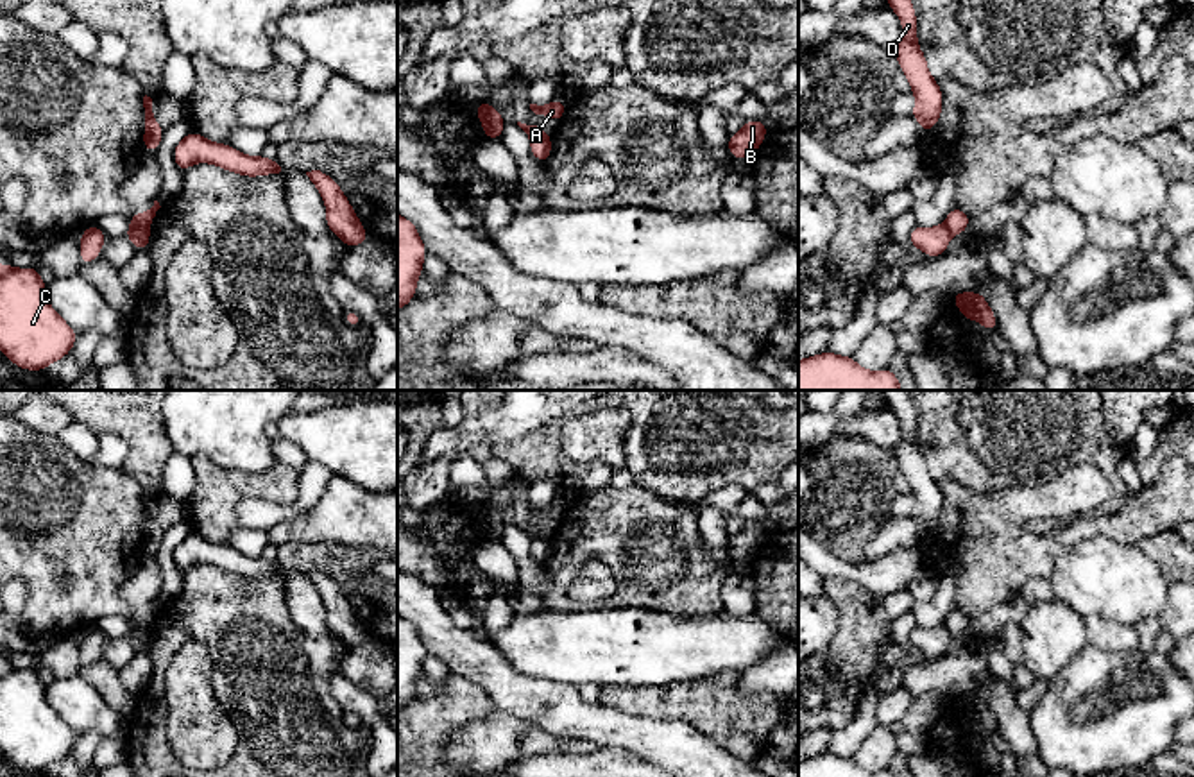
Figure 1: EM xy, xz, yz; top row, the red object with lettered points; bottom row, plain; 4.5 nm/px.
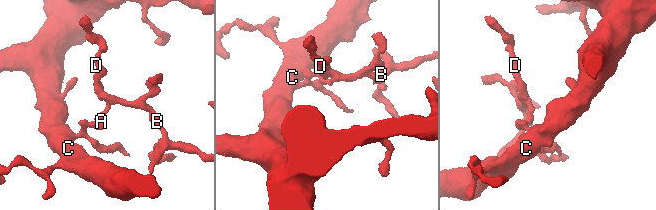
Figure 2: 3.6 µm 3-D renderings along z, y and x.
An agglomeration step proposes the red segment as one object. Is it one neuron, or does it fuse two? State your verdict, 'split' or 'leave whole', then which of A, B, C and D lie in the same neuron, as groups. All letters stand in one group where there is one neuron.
split | A C / B D

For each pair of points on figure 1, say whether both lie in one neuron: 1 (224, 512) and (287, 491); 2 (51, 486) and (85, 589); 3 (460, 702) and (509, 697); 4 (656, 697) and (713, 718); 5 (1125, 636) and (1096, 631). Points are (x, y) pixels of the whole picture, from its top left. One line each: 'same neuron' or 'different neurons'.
1: same neuron
2: same neuron
3: different neurons
4: same neuron
5: same neuron

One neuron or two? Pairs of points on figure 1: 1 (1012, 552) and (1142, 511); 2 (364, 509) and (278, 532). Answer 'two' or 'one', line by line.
1: one
2: one

